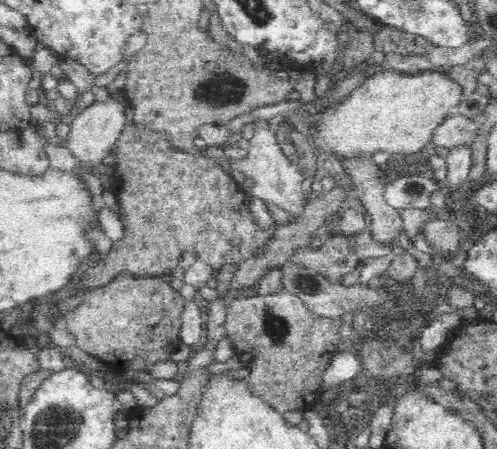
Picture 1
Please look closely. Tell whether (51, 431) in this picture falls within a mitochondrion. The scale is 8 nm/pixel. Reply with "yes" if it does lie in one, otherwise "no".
yes

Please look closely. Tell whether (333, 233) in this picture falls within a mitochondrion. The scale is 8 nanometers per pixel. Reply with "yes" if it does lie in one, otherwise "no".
no

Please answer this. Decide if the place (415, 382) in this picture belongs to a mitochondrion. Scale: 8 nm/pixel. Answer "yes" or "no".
no

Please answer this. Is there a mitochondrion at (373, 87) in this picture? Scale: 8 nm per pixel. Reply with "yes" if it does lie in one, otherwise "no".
no

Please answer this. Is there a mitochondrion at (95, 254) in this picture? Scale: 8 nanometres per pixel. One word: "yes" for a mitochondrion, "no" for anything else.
no

